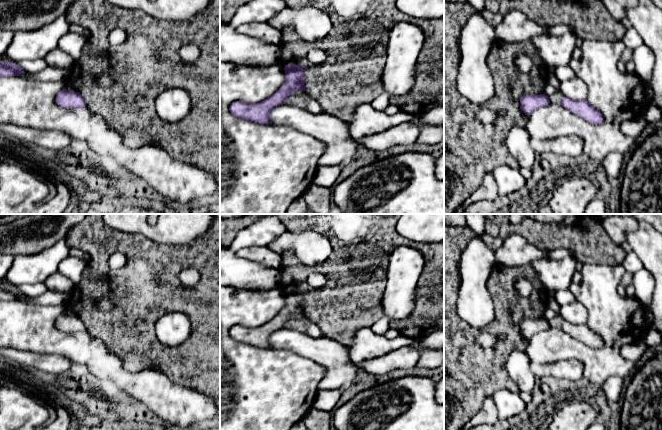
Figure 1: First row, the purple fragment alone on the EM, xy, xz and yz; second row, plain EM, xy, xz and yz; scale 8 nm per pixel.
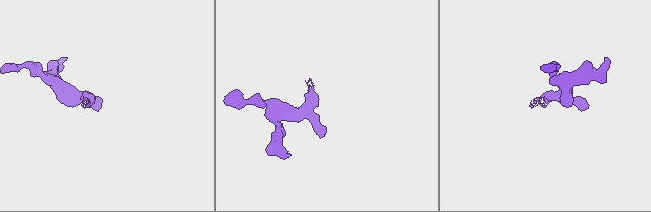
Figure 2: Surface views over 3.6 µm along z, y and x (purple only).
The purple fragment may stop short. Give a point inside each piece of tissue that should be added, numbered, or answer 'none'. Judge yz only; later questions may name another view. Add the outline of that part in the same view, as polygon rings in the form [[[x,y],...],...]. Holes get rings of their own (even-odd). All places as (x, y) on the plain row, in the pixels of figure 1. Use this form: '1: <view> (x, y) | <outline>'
none

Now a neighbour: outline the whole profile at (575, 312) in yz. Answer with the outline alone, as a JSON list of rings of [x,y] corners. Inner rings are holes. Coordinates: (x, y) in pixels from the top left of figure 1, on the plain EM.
[[[577,300],[562,304],[559,308],[559,316],[564,321],[572,324],[586,324],[588,319],[588,312],[584,305]]]

